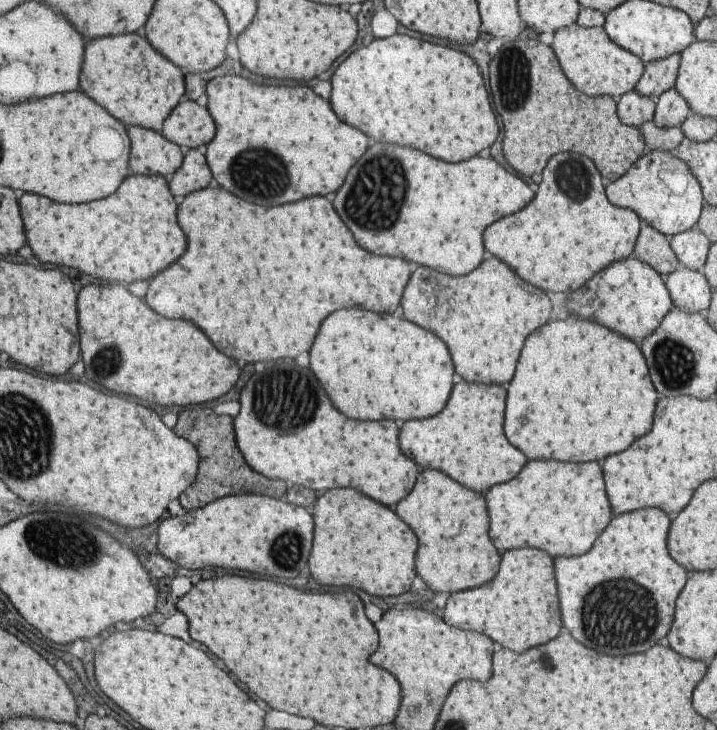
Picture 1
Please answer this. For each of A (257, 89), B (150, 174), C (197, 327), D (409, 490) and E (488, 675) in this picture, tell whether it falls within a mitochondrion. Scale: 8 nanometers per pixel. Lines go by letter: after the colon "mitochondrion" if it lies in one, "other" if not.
A: other
B: other
C: other
D: other
E: other

